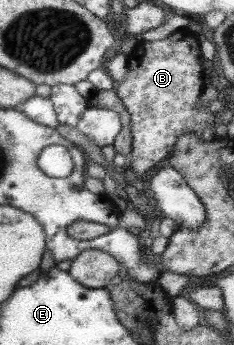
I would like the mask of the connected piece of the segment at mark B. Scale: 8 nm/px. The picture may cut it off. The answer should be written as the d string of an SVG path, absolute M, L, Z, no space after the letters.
M192 29L173 31L162 40L147 41L138 44L127 56L126 75L117 81L116 93L122 101L124 109L129 113L131 121L131 150L127 163L138 178L142 173L150 171L158 161L166 159L181 133L200 133L205 127L216 123L217 115L208 110L196 108L203 88L201 53L196 37L190 37Z

